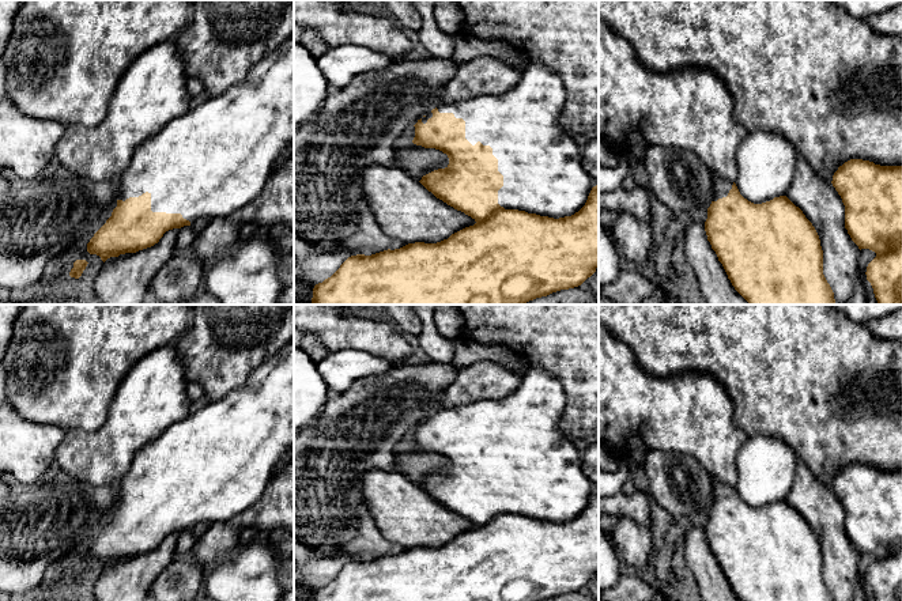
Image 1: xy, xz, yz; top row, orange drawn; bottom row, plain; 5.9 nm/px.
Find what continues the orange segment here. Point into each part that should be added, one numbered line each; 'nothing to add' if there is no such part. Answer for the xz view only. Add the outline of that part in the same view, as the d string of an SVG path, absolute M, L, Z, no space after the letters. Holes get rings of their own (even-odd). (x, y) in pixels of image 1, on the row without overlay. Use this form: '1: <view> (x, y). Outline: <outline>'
1: xz (542, 471). Outline: M528 363L512 396L439 408L437 413L465 426L465 443L472 450L480 446L492 453L503 480L503 491L498 495L501 511L559 523L578 517L597 490L582 469L580 450L559 428L566 401L559 378Z

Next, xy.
1: xy (212, 465). Outline: M294 340L284 344L275 355L268 358L250 375L245 386L226 394L218 401L211 401L197 412L189 413L185 419L167 427L156 439L144 445L136 454L129 470L120 483L118 504L125 506L129 502L139 502L148 496L151 499L151 515L166 518L181 518L190 528L200 522L223 522L249 510L260 502L265 487L276 469L284 464L294 453Z

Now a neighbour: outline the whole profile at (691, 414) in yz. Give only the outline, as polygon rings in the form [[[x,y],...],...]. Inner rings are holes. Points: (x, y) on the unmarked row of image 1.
[[[599,324],[599,443],[626,461],[627,439],[638,434],[646,451],[678,451],[695,457],[721,483],[737,483],[736,457],[748,435],[733,422],[733,400],[709,374],[679,373],[652,377],[637,363],[629,345]]]

